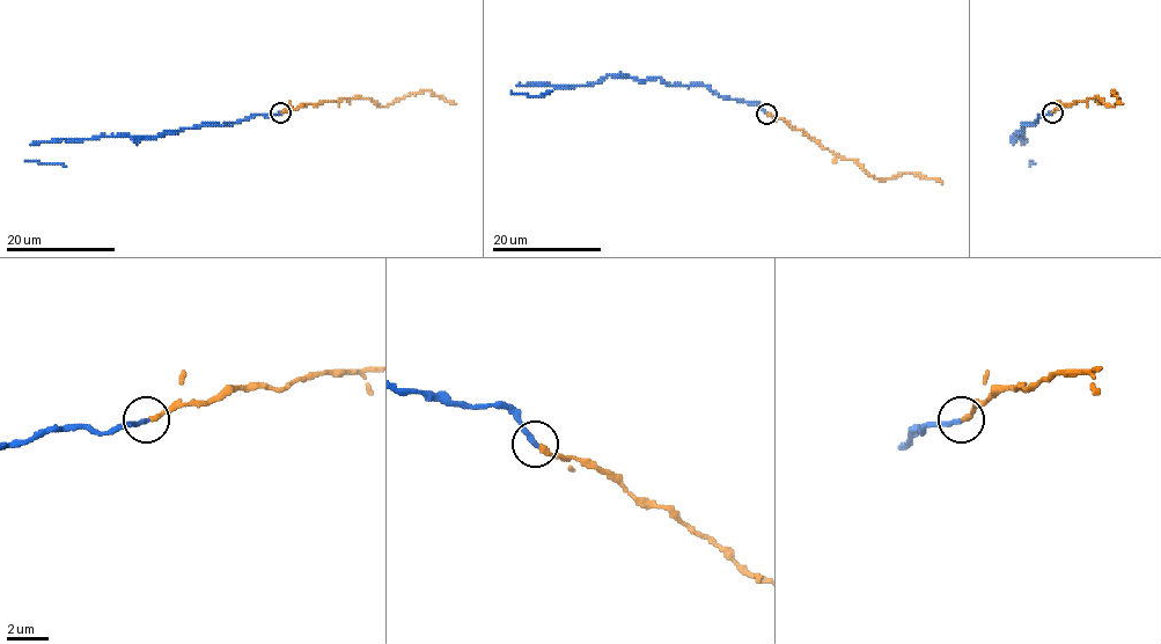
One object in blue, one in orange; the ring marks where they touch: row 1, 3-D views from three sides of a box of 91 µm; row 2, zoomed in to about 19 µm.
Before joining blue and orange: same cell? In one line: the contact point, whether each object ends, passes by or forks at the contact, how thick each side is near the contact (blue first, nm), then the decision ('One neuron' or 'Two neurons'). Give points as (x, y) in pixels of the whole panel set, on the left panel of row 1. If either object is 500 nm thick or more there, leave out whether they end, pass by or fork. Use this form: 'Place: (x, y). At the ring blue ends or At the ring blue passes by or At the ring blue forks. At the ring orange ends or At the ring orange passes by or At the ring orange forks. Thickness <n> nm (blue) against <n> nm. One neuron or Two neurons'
Place: (280, 112). At the ring blue ends. At the ring orange ends. Thickness 280 nm (blue) against 280 nm. One neuron

